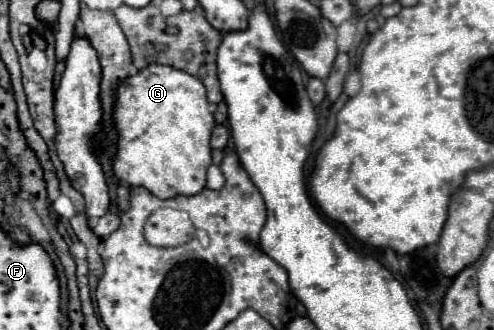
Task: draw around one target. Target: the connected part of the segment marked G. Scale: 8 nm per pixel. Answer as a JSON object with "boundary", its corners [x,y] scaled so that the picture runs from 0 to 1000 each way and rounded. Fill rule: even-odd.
{"boundary":[[[300,194],[296,206],[279,212],[275,224],[267,224],[267,230],[259,230],[259,236],[251,236],[251,242],[239,248],[239,261],[235,261],[235,309],[231,309],[231,333],[227,333],[227,364],[231,364],[231,388],[239,400],[239,424],[235,424],[235,485],[227,497],[227,521],[231,521],[231,533],[243,552],[251,552],[259,564],[291,564],[291,570],[300,570],[320,600],[348,600],[348,594],[360,594],[360,588],[385,594],[385,588],[401,588],[405,576],[413,576],[413,564],[417,564],[417,509],[429,491],[429,479],[425,479],[425,461],[429,461],[429,448],[425,448],[425,406],[429,406],[429,388],[433,388],[433,352],[421,333],[417,267],[413,267],[413,255],[397,230],[385,230],[381,218],[356,212],[348,200]]]}

